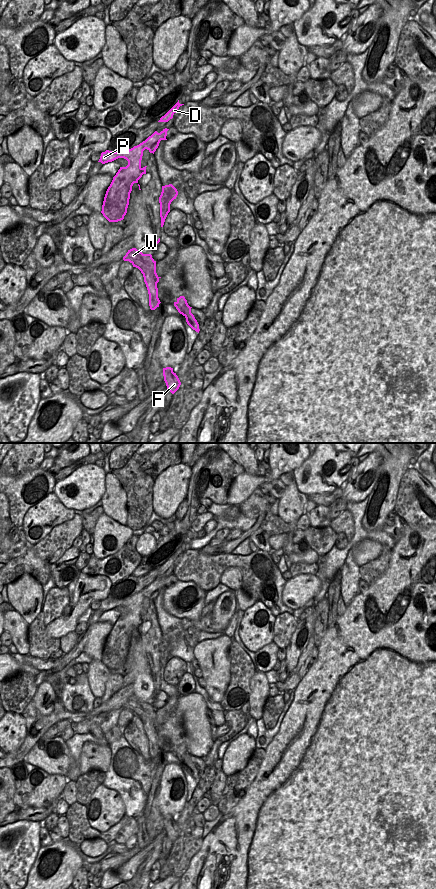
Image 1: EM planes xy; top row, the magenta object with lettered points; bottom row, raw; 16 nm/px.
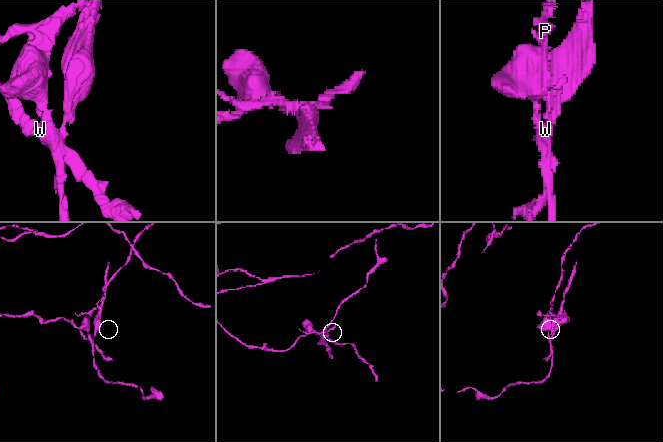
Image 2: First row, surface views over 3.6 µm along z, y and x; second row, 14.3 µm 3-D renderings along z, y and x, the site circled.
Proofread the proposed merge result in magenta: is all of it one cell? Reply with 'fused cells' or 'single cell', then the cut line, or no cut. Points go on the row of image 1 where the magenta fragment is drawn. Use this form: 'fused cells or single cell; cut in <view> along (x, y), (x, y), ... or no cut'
fused cells; cut in xy along (143, 274), (151, 273), (157, 282)

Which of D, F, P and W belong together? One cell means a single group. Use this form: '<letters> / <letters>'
D F P / W

